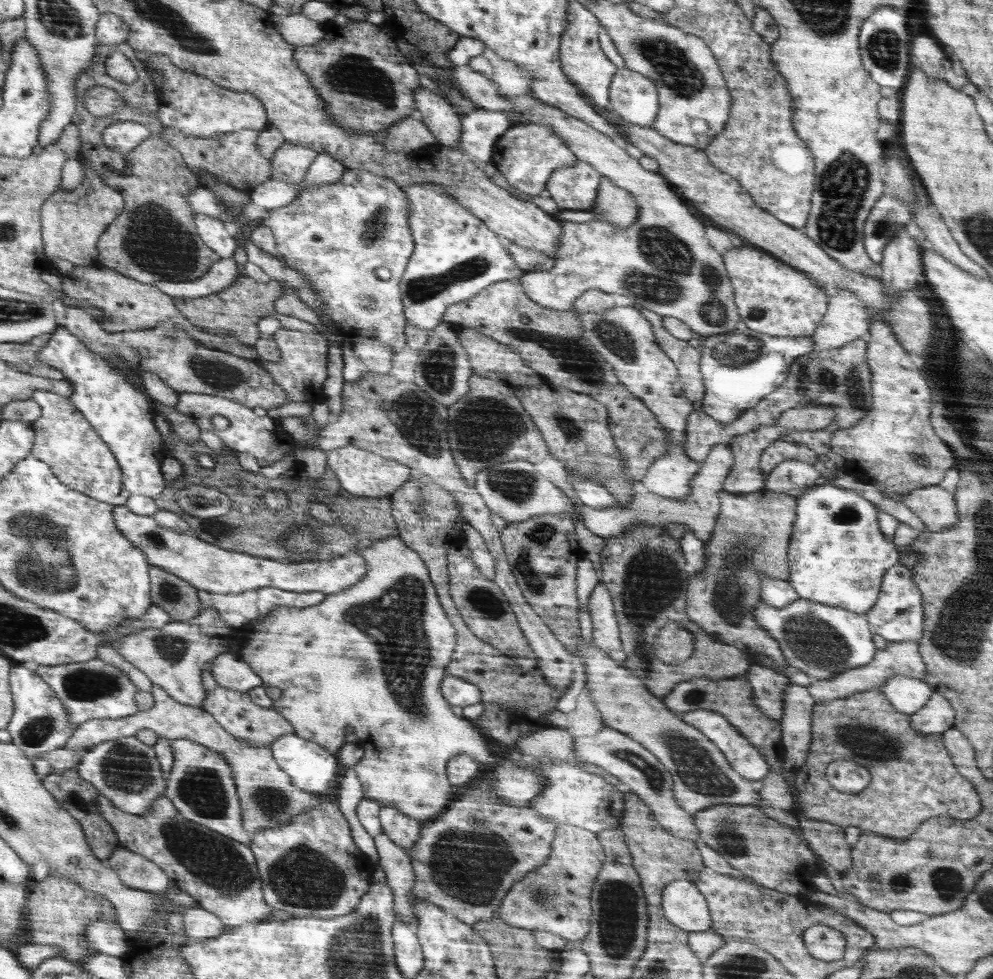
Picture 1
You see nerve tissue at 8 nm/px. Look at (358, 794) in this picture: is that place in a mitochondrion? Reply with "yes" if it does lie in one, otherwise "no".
no

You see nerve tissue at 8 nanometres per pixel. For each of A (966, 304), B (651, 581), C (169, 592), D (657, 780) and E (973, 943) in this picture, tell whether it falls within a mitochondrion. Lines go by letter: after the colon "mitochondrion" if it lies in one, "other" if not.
A: other
B: mitochondrion
C: mitochondrion
D: mitochondrion
E: other

